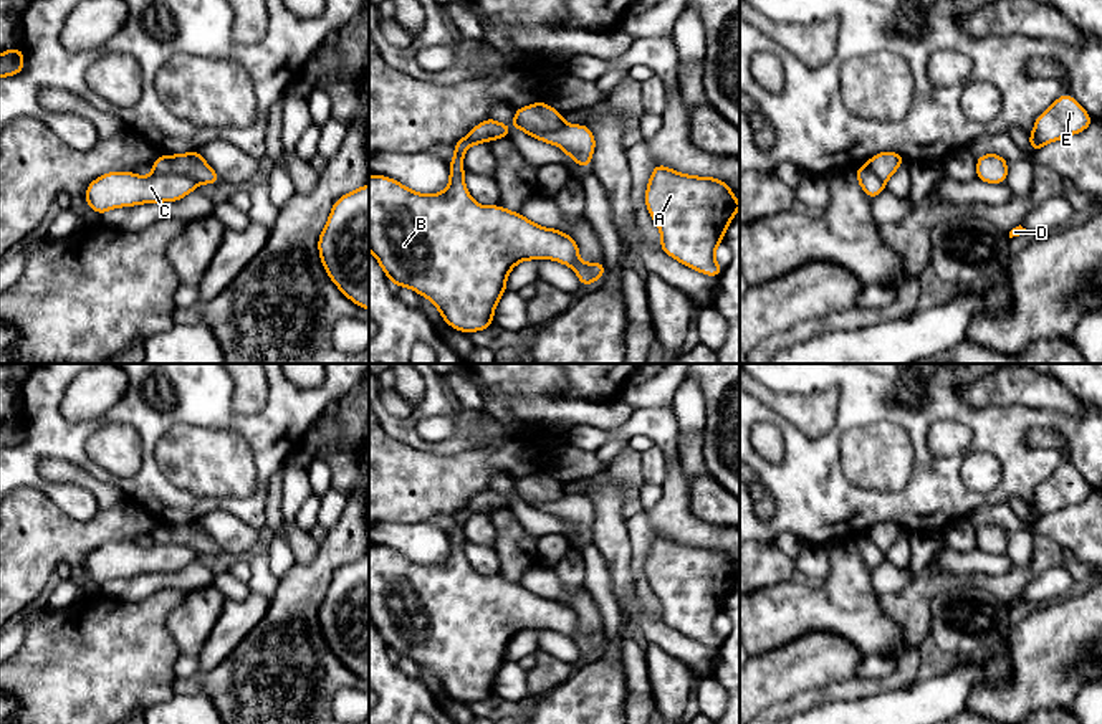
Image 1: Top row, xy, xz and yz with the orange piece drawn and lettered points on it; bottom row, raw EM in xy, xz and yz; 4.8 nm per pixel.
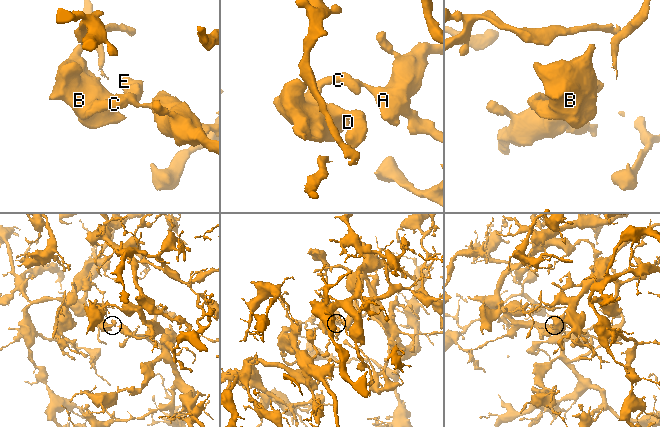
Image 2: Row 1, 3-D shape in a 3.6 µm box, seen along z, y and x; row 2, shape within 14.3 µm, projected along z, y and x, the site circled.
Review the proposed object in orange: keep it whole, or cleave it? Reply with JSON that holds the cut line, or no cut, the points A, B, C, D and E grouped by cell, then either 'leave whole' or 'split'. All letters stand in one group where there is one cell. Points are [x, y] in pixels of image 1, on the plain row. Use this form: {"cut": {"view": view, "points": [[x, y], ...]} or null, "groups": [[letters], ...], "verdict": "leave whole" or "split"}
{"cut": {"view": "xy", "points": [[154, 541], [187, 546], [196, 554]]}, "groups": [["A"], ["B", "C", "D", "E"]], "verdict": "split"}

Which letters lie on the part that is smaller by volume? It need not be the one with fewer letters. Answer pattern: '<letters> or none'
B, C, D, E

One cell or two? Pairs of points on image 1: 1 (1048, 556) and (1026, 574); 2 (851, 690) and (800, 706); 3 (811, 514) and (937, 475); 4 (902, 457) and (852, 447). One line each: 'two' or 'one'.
1: one
2: one
3: one
4: one

